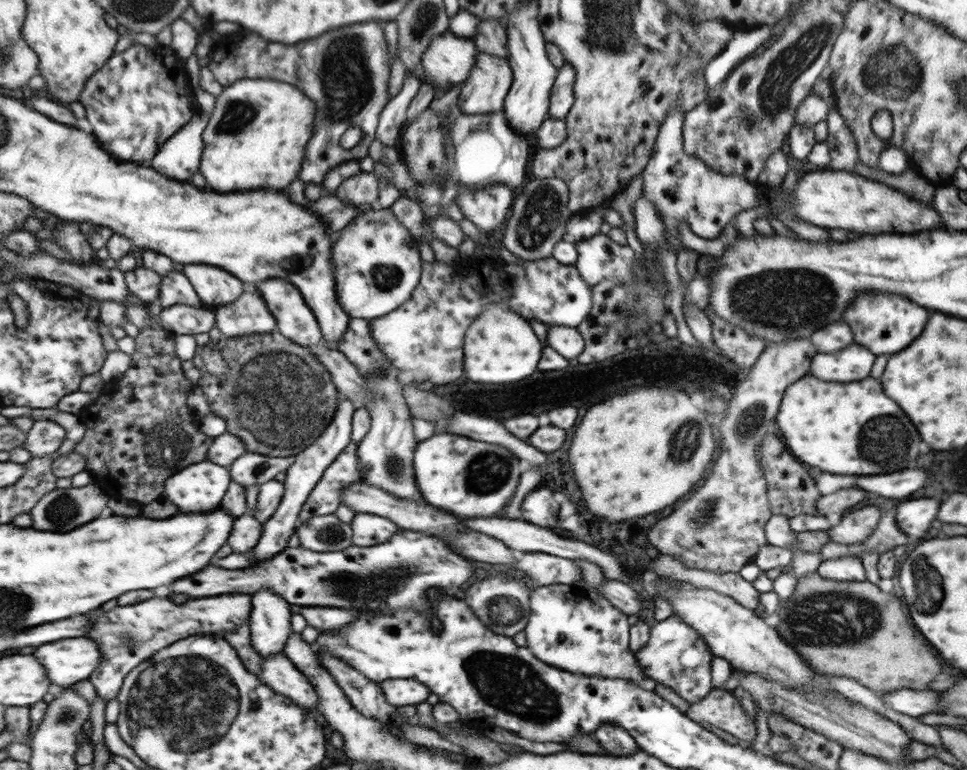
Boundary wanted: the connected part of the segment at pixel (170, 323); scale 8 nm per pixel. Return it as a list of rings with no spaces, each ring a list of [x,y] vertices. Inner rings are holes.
[[[187,304],[165,308],[160,316],[163,325],[177,335],[209,333],[217,326],[216,311],[211,312],[208,309]]]

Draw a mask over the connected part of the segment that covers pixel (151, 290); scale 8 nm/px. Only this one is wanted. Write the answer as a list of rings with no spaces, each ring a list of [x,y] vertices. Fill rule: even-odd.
[[[143,266],[134,268],[126,274],[129,290],[132,290],[136,296],[142,299],[143,303],[147,304],[161,298],[162,285],[165,279],[162,273]]]

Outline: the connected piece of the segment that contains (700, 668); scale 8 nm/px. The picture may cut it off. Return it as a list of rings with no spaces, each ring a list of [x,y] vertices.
[[[672,615],[651,627],[648,642],[638,650],[638,662],[649,678],[656,683],[669,686],[682,698],[694,704],[700,702],[714,689],[711,679],[711,663],[714,654],[704,637],[680,616]]]

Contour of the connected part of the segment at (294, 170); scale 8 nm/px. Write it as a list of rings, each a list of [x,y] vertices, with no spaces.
[[[242,79],[232,86],[228,86],[224,95],[220,95],[217,98],[216,107],[213,112],[213,117],[210,121],[209,127],[205,130],[206,142],[208,142],[208,148],[206,148],[206,160],[202,164],[202,170],[208,178],[208,182],[212,184],[212,188],[220,190],[220,192],[242,192],[242,190],[262,190],[262,188],[276,188],[276,190],[284,190],[288,188],[298,176],[300,176],[300,170],[302,170],[302,164],[306,160],[306,150],[308,150],[308,144],[314,138],[317,131],[317,118],[318,118],[318,104],[306,94],[301,88],[298,88],[295,84],[290,84],[281,80],[274,79]]]

